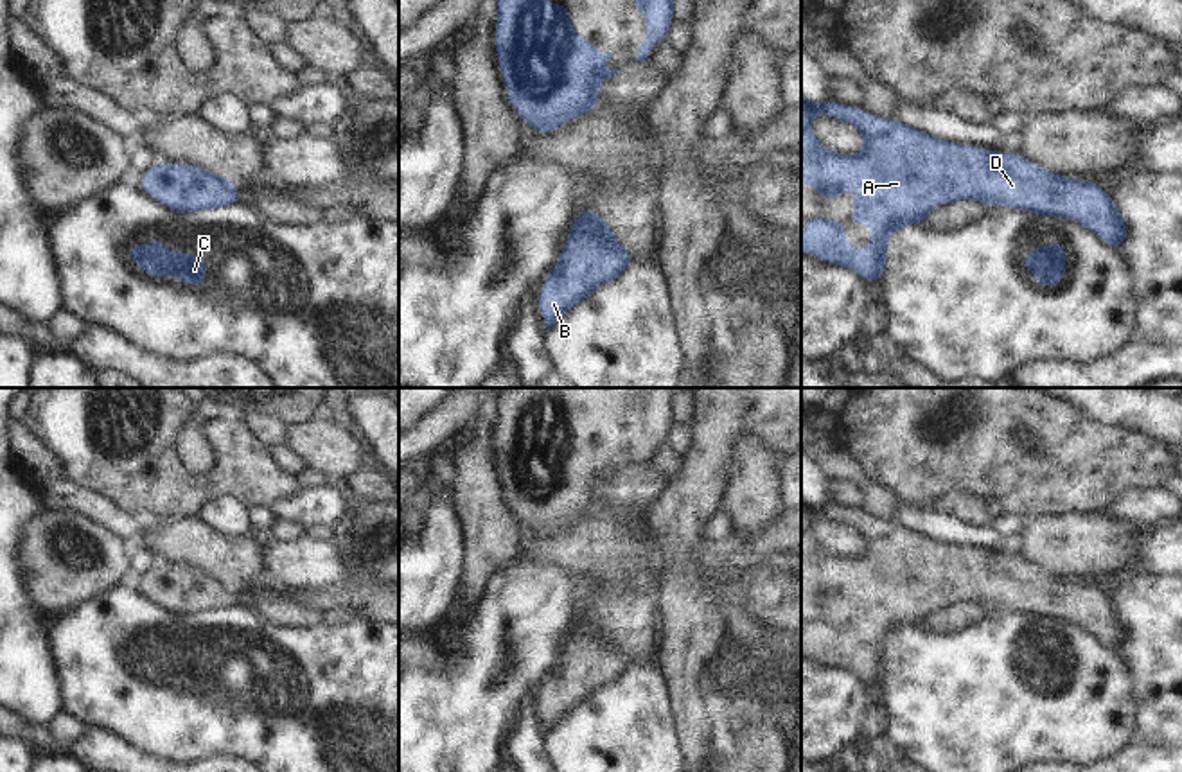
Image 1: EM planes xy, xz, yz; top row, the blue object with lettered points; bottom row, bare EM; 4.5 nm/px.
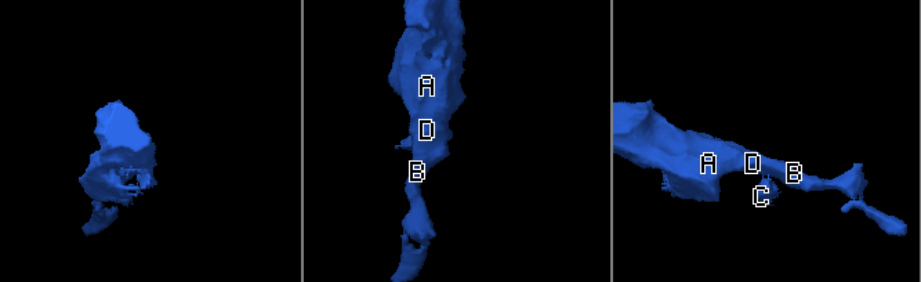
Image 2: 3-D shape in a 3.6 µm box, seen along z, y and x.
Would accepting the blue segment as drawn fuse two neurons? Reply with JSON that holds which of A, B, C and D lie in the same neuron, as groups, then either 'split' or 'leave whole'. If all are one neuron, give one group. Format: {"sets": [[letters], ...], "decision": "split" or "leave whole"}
{"sets": [["A", "B", "D"], ["C"]], "decision": "split"}

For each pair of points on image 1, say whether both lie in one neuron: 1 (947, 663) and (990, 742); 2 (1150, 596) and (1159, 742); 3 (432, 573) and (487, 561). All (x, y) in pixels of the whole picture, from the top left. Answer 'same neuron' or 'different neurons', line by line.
1: same neuron
2: same neuron
3: different neurons

